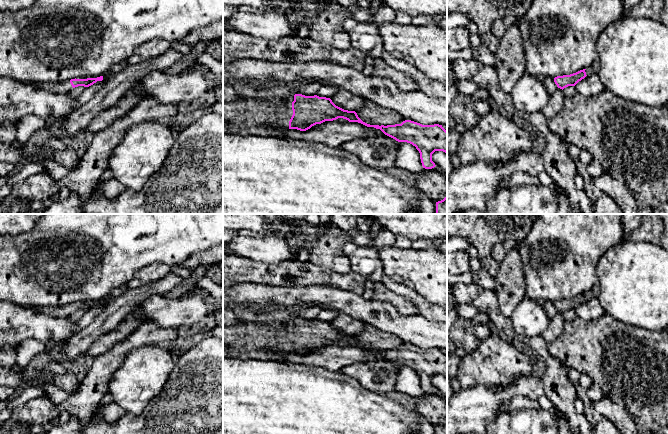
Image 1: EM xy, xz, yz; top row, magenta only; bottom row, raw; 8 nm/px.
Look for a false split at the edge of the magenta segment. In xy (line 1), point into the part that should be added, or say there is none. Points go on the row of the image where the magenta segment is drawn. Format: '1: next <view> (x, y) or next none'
1: next xy (59, 87)

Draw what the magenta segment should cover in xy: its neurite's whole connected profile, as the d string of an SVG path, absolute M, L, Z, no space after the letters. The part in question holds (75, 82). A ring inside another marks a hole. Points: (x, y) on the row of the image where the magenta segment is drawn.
M103 76L97 78L87 78L87 79L71 79L66 82L56 82L56 83L27 83L37 88L41 88L54 93L69 93L73 88L78 86L89 87L96 83L97 81L102 81Z

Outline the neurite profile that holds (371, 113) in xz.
M365 100L364 106L356 111L358 117L370 125L395 125L401 124L406 119L390 108L382 107L369 100Z

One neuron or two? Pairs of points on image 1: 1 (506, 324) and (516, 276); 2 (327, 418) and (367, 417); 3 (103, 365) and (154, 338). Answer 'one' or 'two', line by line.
1: two
2: one
3: one

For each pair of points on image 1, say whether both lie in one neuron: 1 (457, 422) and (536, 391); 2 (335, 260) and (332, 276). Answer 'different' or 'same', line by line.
1: same
2: different

